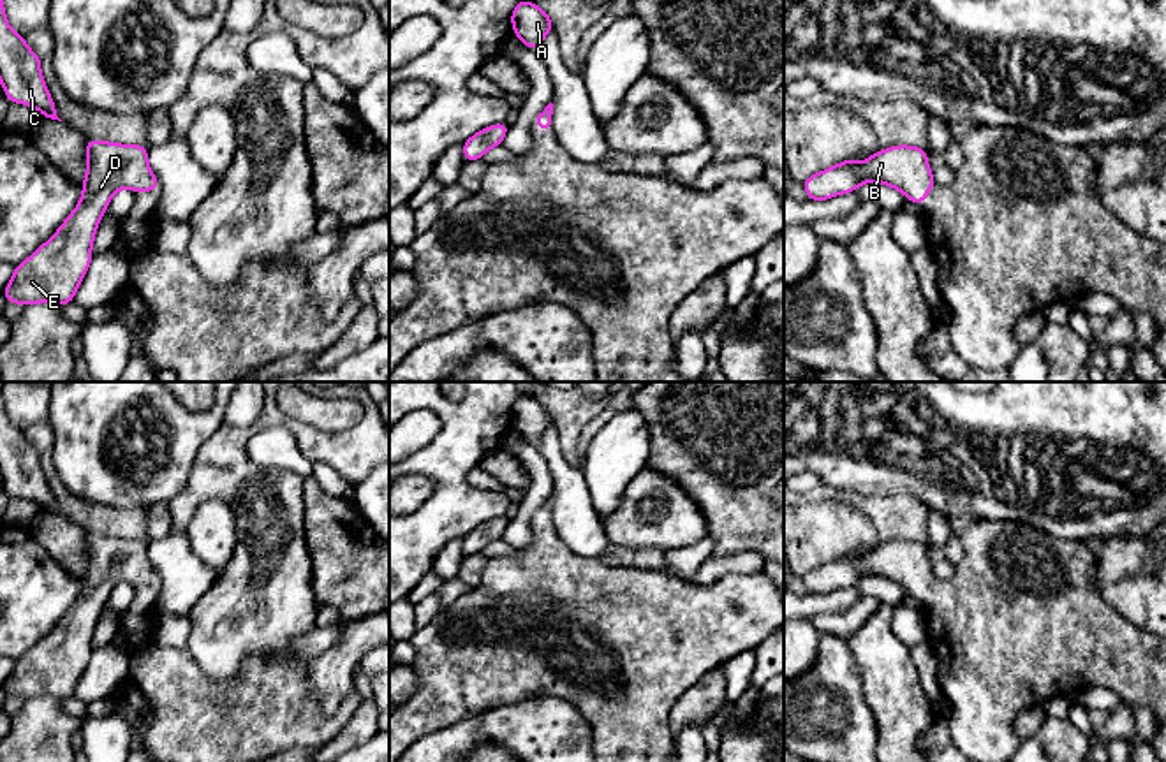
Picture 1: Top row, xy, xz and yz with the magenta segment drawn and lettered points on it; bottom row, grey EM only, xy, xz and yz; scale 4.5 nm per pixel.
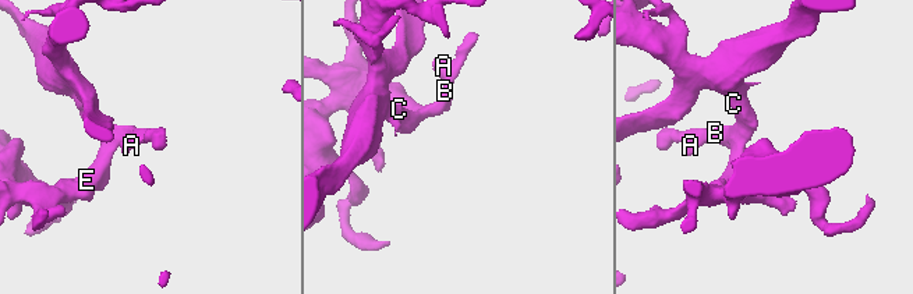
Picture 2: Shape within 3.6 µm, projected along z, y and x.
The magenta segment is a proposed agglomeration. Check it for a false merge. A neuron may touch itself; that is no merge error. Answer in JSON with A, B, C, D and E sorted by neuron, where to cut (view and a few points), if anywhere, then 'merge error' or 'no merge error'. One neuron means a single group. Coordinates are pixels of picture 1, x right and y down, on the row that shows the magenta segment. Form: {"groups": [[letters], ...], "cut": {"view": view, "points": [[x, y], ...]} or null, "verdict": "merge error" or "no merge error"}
{"groups": [["A", "B", "C", "D", "E"]], "cut": null, "verdict": "no merge error"}

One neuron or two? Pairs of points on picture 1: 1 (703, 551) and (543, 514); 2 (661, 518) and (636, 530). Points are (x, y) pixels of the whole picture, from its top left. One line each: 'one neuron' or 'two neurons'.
1: two neurons
2: one neuron

